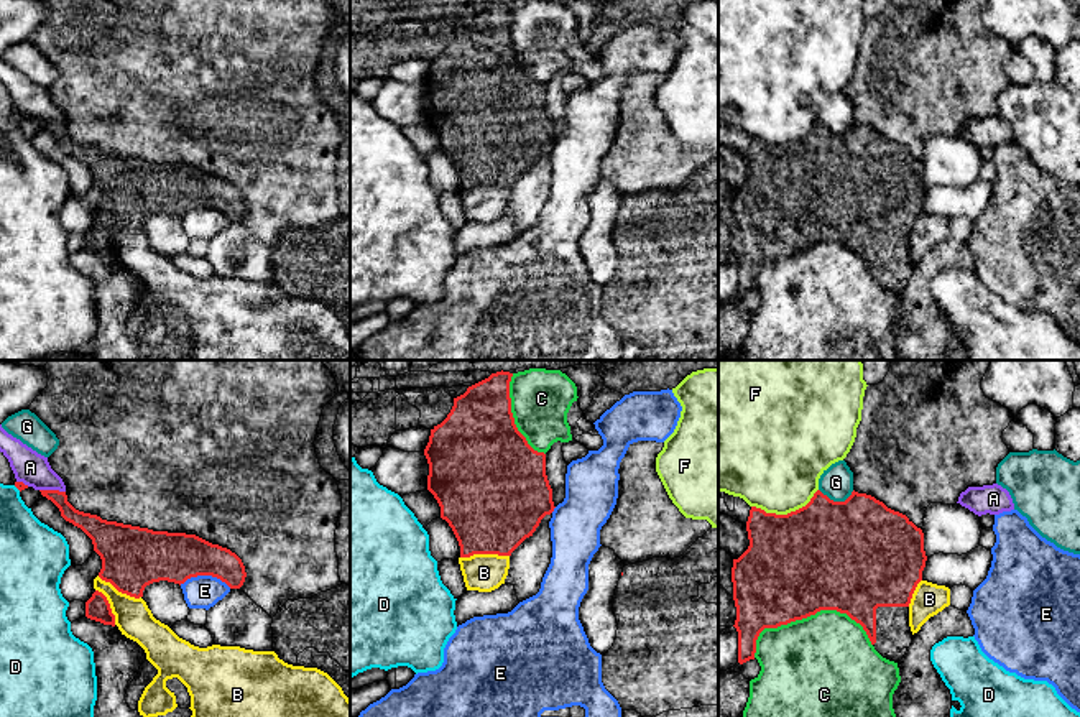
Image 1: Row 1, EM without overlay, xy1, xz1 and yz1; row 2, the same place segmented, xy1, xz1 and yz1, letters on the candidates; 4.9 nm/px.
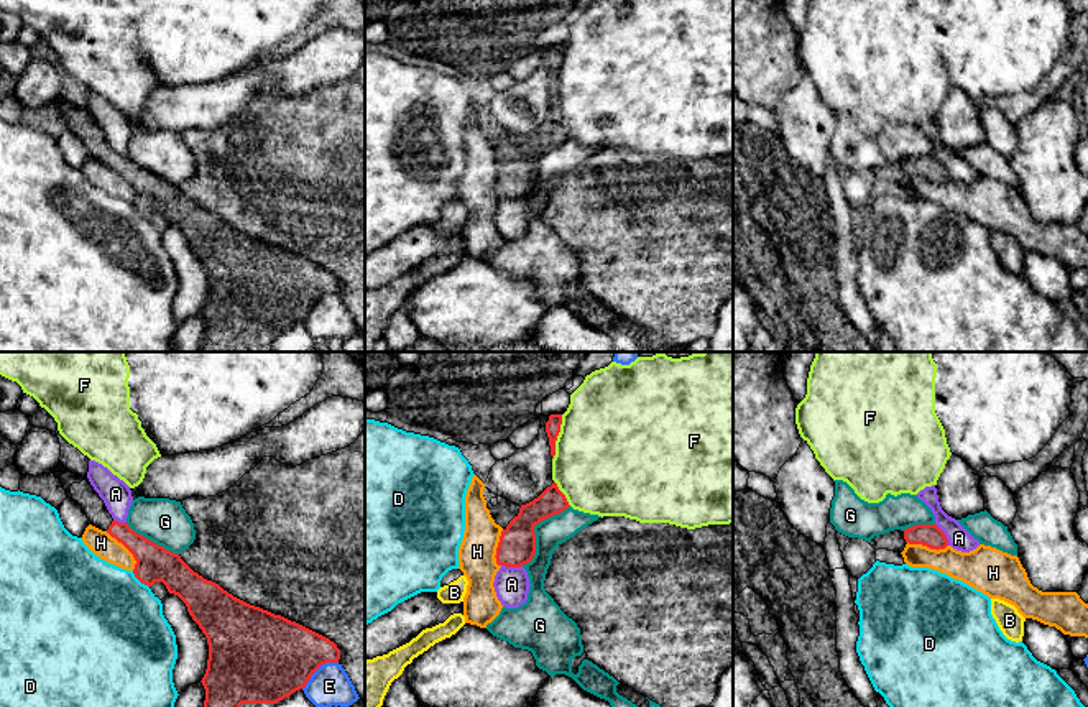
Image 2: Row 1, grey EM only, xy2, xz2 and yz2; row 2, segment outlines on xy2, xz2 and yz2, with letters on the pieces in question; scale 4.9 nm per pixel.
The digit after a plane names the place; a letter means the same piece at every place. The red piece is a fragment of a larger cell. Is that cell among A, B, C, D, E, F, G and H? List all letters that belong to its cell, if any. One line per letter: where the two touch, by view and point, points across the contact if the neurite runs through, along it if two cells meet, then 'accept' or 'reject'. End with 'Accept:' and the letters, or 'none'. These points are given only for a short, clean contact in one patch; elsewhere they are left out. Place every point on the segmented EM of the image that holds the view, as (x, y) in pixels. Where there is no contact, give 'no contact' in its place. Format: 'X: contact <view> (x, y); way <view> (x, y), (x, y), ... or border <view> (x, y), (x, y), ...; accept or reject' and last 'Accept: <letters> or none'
A: contact xy1 (53, 490); reject
B: contact xz1 (484, 553); border xz1 (508, 555), (470, 555), (461, 558); reject
C: contact yz1 (807, 615); reject
D: contact xy2 (140, 581); border xy2 (132, 571), (148, 587); reject
E: contact xy1 (206, 574); reject
F: contact yz1 (788, 513); reject
G: contact xz2 (533, 530); reject
H: contact xy2 (127, 548); border xy2 (106, 531), (132, 554), (135, 561), (133, 569); reject
Accept: none

